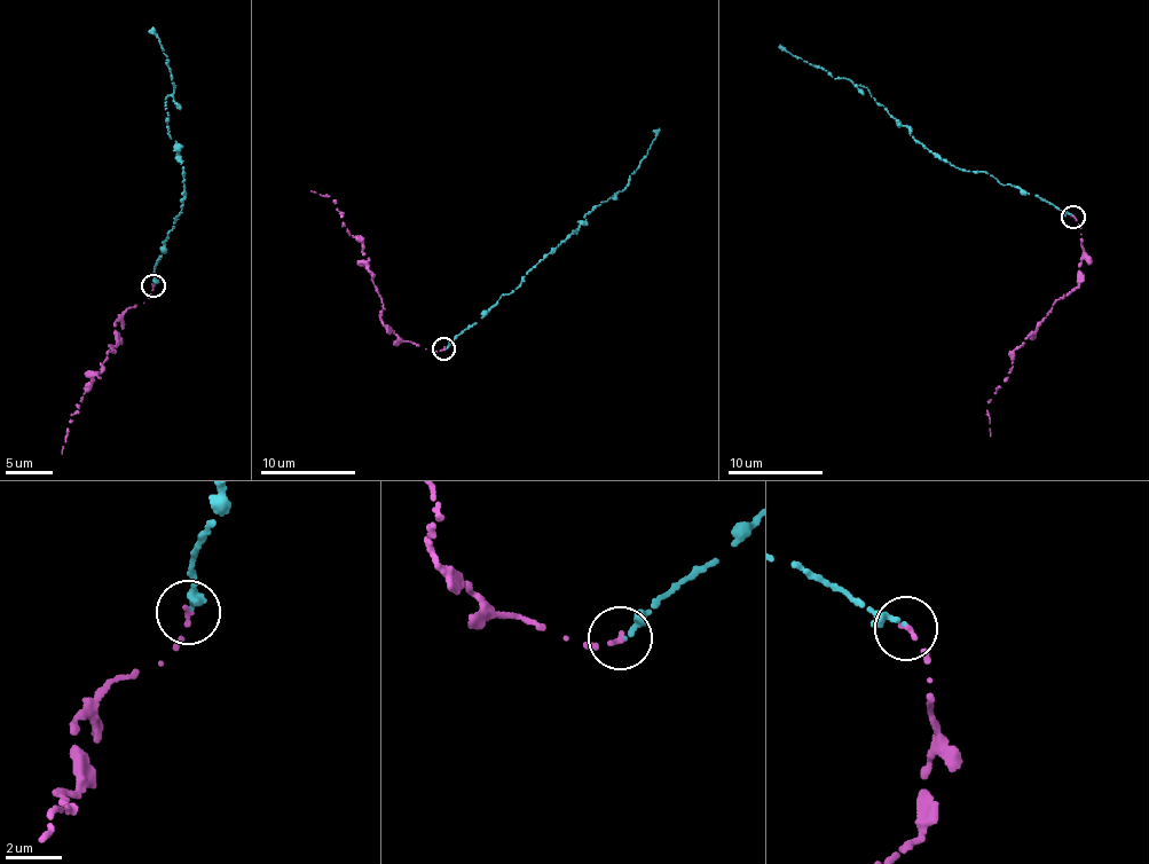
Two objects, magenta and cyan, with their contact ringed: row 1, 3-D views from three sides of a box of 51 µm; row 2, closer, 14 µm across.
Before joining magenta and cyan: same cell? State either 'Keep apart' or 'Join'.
Keep apart

